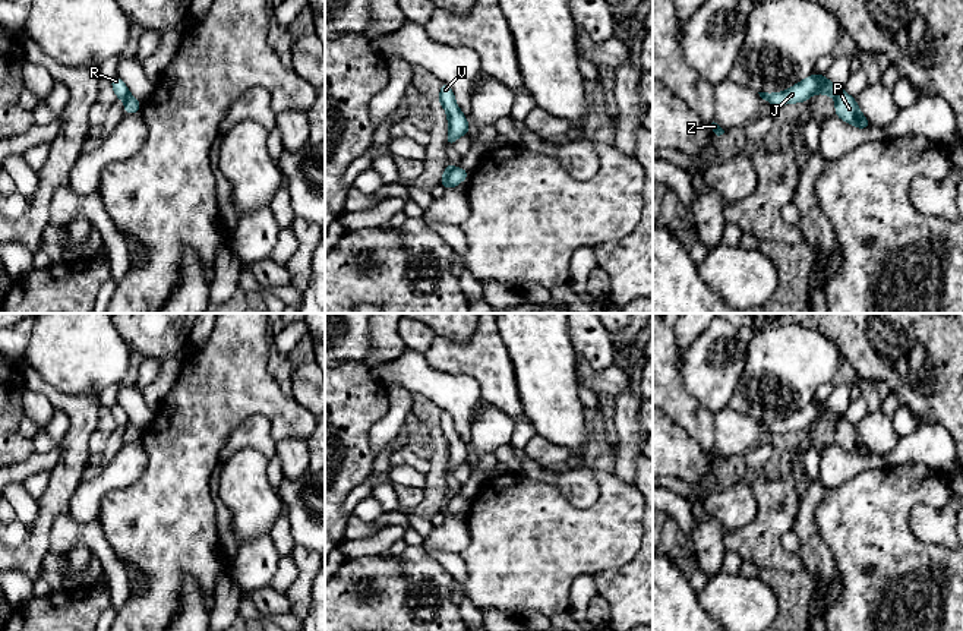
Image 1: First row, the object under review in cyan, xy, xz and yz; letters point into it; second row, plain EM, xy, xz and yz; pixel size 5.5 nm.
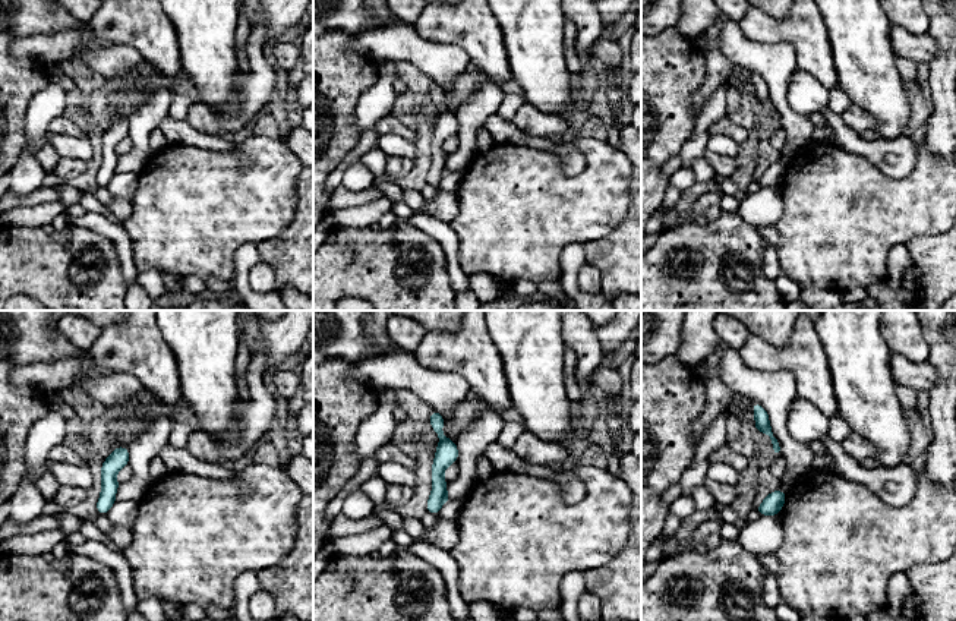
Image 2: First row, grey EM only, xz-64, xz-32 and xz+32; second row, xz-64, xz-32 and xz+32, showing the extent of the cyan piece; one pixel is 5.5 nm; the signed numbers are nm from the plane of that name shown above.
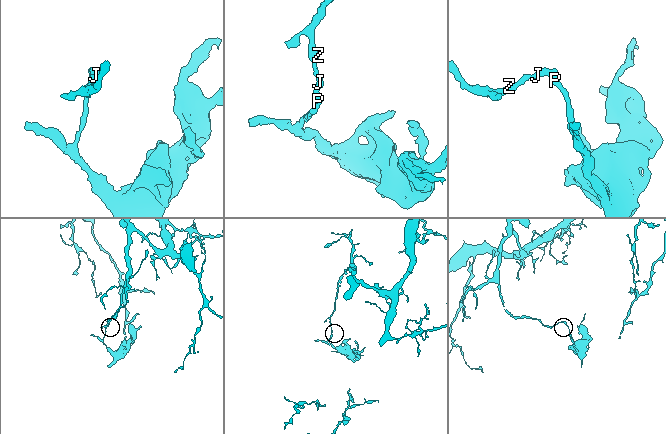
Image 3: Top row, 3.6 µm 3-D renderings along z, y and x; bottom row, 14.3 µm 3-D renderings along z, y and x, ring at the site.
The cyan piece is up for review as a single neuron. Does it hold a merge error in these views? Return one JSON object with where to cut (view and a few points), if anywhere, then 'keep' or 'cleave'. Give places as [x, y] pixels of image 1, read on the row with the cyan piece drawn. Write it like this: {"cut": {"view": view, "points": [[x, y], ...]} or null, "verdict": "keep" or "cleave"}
{"cut": {"view": "xz", "points": [[454, 167], [448, 176], [448, 186]]}, "verdict": "cleave"}

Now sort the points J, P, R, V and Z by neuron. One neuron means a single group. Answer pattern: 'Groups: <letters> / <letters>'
Groups: J R V Z / P

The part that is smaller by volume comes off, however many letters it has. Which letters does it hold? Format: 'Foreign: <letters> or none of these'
Foreign: P

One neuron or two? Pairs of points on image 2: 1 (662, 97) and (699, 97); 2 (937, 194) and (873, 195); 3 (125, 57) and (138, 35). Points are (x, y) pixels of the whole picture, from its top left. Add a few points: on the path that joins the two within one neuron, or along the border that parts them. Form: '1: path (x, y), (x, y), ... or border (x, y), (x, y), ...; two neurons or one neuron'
1: border (704, 65), (704, 82), (691, 97), (697, 114); two neurons
2: path (921, 195), (889, 195); one neuron
3: border (116, 43), (131, 46), (142, 57); two neurons

